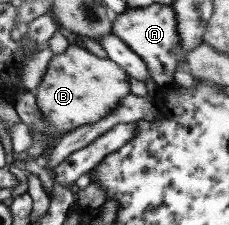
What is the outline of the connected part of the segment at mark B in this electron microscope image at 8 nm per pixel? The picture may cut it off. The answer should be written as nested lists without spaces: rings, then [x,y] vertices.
[[[69,45],[60,55],[51,56],[46,66],[46,72],[36,86],[35,103],[47,121],[46,131],[37,131],[34,126],[27,126],[31,134],[32,144],[24,150],[22,156],[34,158],[42,154],[46,145],[53,144],[53,138],[70,132],[77,126],[94,124],[105,118],[122,100],[130,93],[128,75],[118,64],[108,57],[98,58],[93,56],[82,46]]]

